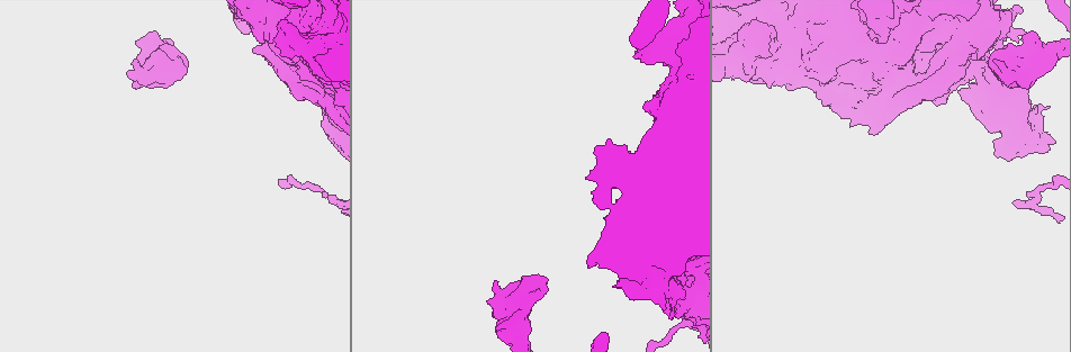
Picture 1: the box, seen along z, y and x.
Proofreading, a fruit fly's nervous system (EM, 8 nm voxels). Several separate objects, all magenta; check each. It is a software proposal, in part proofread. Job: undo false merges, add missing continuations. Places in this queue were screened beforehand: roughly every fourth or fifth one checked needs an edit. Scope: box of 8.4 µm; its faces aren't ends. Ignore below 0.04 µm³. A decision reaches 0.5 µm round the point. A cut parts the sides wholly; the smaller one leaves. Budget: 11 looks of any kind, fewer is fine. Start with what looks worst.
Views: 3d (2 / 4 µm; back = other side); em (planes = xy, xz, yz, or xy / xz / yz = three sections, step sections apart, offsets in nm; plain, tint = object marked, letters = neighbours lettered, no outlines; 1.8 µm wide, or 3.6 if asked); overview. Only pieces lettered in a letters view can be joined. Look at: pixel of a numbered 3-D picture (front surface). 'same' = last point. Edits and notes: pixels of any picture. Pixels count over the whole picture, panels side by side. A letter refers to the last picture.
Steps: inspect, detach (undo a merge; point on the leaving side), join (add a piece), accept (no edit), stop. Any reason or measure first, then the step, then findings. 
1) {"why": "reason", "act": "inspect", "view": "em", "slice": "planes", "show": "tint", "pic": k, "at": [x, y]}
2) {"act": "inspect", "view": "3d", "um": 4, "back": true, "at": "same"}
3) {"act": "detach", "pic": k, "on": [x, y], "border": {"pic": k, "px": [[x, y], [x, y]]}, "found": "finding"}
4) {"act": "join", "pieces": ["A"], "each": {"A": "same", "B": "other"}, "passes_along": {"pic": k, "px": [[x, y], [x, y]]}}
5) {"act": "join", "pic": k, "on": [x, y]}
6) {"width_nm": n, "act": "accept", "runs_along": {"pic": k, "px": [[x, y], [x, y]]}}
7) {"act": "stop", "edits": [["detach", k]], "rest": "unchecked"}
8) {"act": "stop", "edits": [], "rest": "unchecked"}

{"why": "an open end", "act": "inspect", "view": "em", "um": 3.6, "slice": "xz", "step": 8, "show": "letters", "pic": 1, "at": [253, 50]}

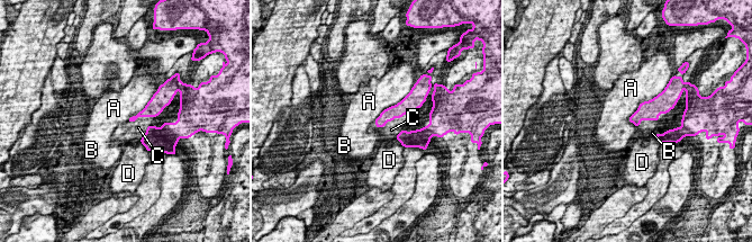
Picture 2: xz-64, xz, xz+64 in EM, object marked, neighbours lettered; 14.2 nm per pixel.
{"why": "another direction", "act": "inspect", "view": "em", "um": 3.6, "slice": "planes", "show": "letters", "at": "same"}

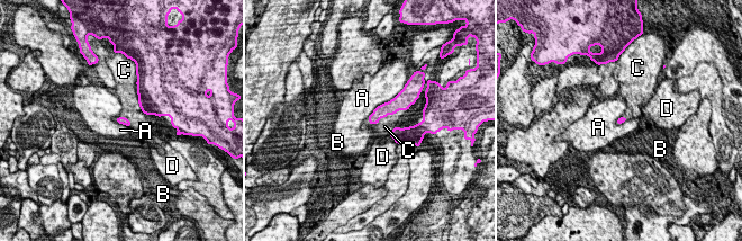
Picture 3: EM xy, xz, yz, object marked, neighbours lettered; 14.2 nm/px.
{"act": "accept", "each": {"A": "other", "B": "other", "C": "other", "D": "other"}, "border": {"pic": 3, "px": [[398, 92], [380, 104], [367, 118]]}, "found": "no lettered piece goes on from it"}

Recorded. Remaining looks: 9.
{"why": "free end", "act": "inspect", "view": "3d", "um": 2, "pic": 1, "at": [669, 316]}

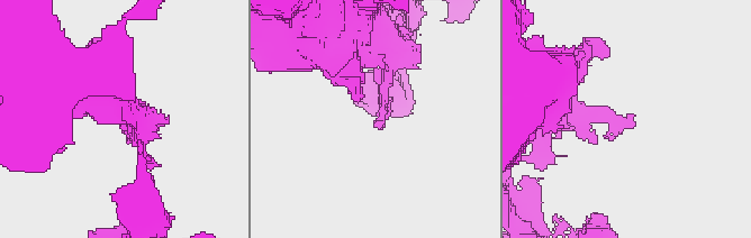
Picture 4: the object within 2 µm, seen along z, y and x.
{"why": "need the tissue", "act": "inspect", "view": "em", "um": 3.6, "slice": "yz", "step": 4, "show": "letters", "pic": 4, "at": [374, 126]}

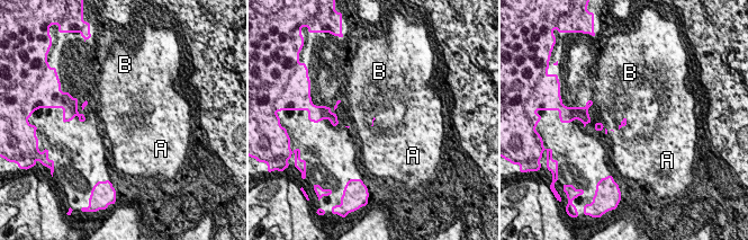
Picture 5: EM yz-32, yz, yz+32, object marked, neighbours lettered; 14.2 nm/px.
{"act": "inspect", "view": "em", "um": 3.6, "slice": "planes", "show": "letters", "at": "same"}

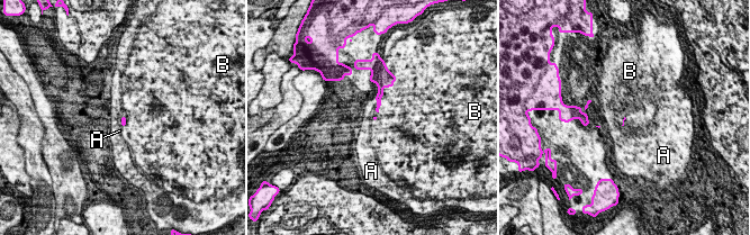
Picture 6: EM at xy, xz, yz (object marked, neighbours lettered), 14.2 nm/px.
{"act": "accept", "each": {"A": "other", "B": "other"}, "border": {"pic": 6, "px": [[394, 86], [383, 89], [377, 113]]}, "found": "none of them fits"}

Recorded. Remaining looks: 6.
{"why": "closes a loop", "act": "inspect", "view": "3d", "um": 4, "pic": 1, "at": [681, 40]}

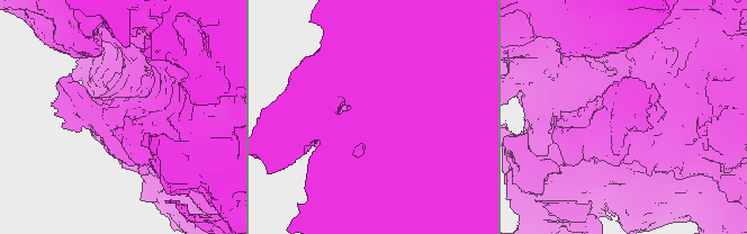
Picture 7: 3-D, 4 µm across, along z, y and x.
{"act": "inspect", "view": "em", "um": 3.6, "slice": "planes", "show": "tint", "pic": 7, "at": [120, 115]}

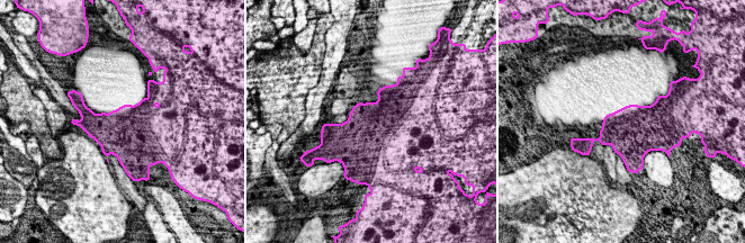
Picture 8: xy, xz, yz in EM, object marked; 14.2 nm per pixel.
{"why": "what lies round it", "act": "inspect", "view": "em", "um": 3.6, "slice": "planes", "show": "letters", "at": "same"}

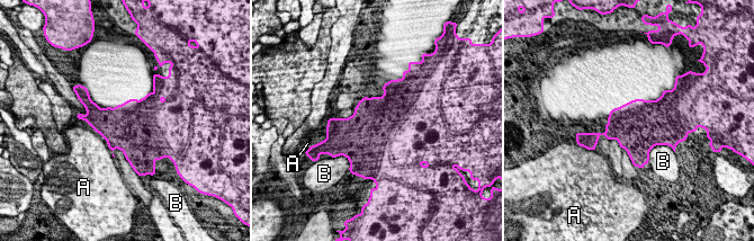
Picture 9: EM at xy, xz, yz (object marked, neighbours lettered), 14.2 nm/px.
{"act": "accept", "each": {"A": "other", "B": "other"}, "border": {"pic": 9, "px": [[90, 125], [106, 141], [113, 154]]}, "found": "one neuron here"}

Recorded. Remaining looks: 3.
{"why": "touches itself", "act": "inspect", "view": "em", "slice": "planes", "show": "letters", "pic": 1, "at": [903, 87]}

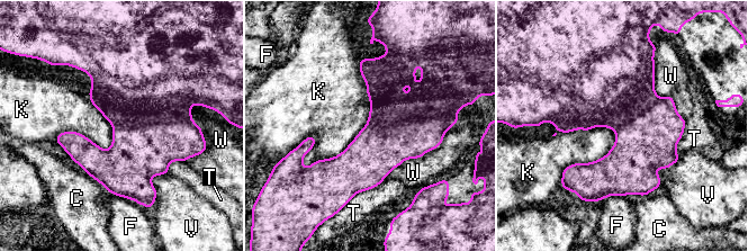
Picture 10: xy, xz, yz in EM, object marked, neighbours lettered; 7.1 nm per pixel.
{"width_nm": 400, "act": "detach", "pic": 10, "on": [387, 148], "each": {"C": "other", "F": "other", "K": "other", "T": "other", "V": "other", "W": "other"}, "found": "a second neuron is stuck on"}

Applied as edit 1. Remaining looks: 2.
{"act": "stop", "edits": [["detach", 10]], "rest": "unchecked"}

